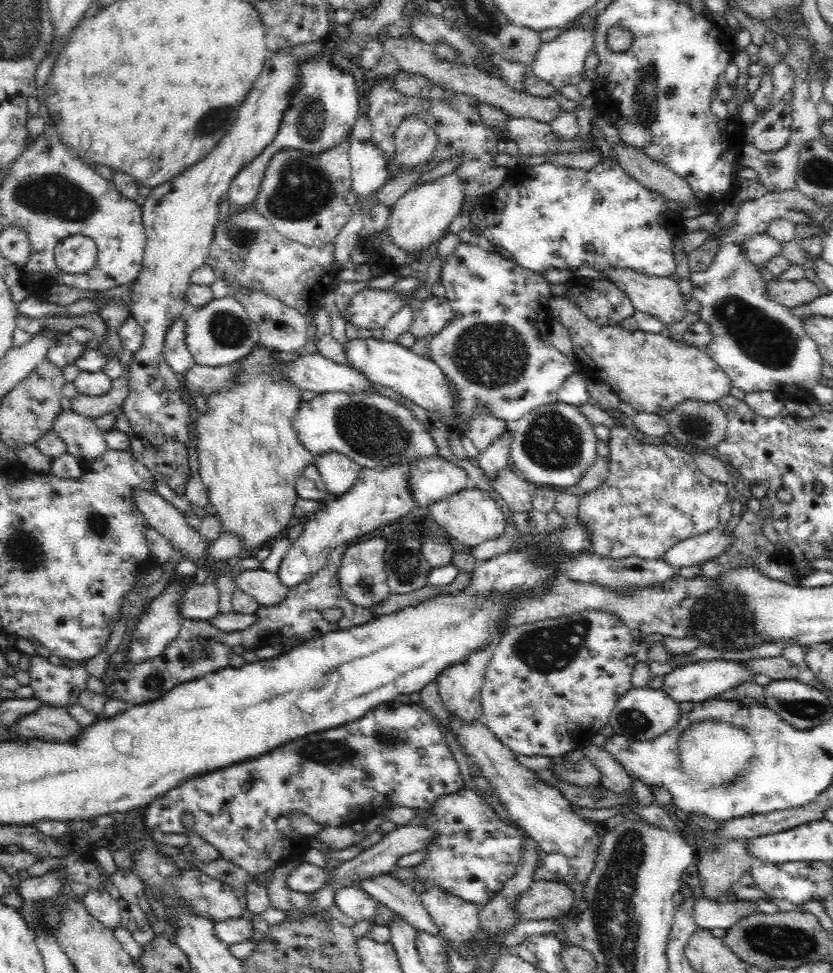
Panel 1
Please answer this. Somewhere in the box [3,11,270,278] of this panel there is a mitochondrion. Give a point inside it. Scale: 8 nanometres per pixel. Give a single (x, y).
(57, 195)

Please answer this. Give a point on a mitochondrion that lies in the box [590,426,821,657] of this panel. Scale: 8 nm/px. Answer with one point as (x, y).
(720, 621)

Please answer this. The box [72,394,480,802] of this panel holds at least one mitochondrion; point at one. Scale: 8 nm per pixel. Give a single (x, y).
(369, 431)

